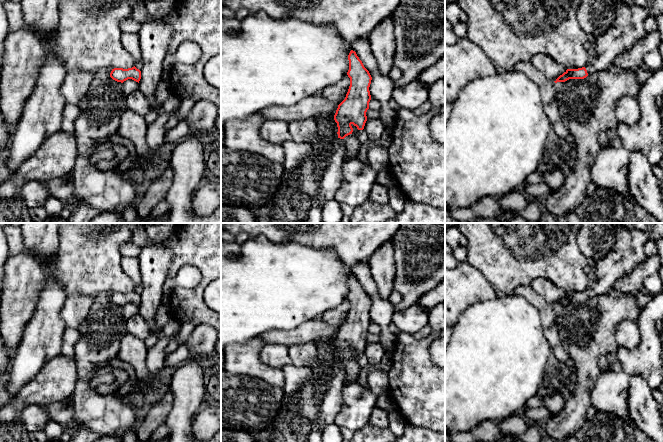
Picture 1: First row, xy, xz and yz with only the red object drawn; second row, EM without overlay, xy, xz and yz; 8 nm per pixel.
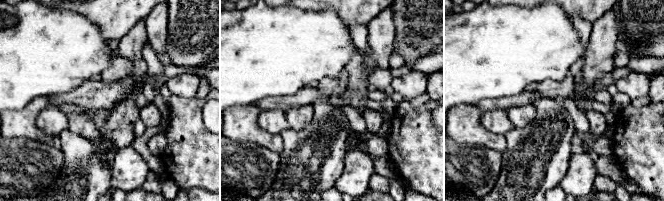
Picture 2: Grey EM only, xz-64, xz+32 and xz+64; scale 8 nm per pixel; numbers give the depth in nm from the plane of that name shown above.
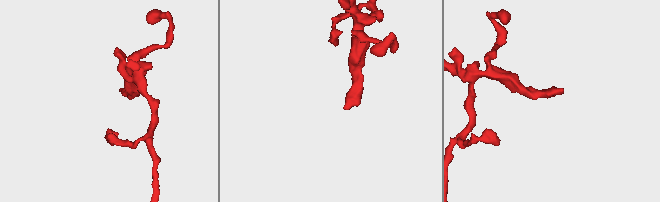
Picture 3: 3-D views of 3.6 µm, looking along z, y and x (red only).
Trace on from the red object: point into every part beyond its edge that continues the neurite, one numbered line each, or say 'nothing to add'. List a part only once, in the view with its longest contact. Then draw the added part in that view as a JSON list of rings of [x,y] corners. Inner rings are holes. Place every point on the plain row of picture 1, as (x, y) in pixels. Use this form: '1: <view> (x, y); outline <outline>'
1: xz (352, 368); outline [[[350,358],[344,362],[344,368],[347,383],[356,382],[361,371],[359,364],[353,358]]]

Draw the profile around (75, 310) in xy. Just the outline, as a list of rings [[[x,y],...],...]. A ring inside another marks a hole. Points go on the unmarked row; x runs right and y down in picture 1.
[[[83,294],[69,295],[61,310],[62,320],[65,322],[66,329],[77,330],[94,303],[95,298]]]

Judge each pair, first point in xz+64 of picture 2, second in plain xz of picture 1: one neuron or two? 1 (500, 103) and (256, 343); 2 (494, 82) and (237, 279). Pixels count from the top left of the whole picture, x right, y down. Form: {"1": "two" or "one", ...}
{"1": "two", "2": "one"}

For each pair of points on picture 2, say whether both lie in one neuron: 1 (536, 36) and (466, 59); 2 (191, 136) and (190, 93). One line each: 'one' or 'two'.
1: one
2: two

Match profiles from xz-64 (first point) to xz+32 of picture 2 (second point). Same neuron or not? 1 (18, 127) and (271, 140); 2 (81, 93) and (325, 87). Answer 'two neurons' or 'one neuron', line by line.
1: one neuron
2: two neurons

